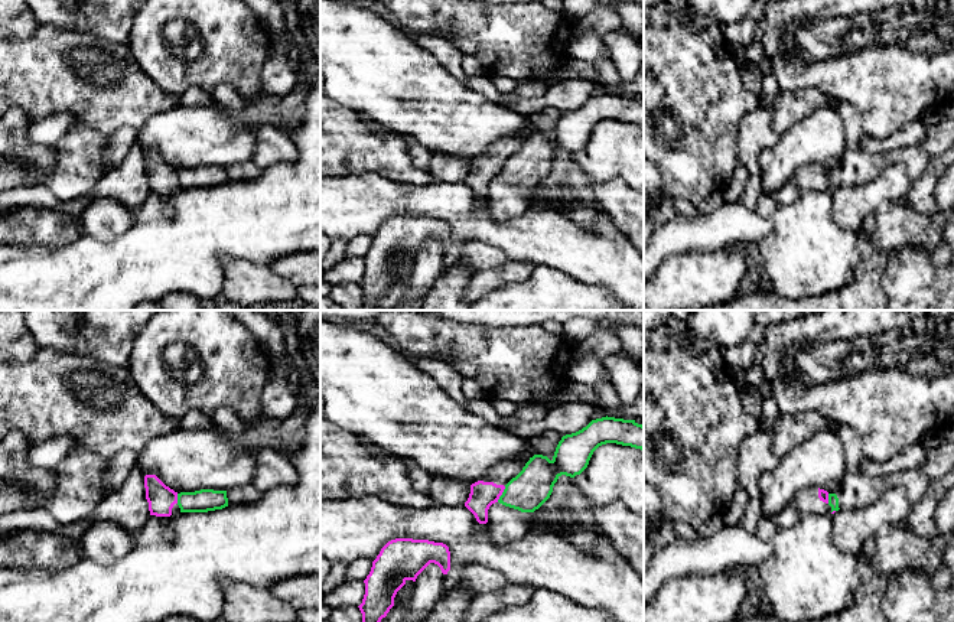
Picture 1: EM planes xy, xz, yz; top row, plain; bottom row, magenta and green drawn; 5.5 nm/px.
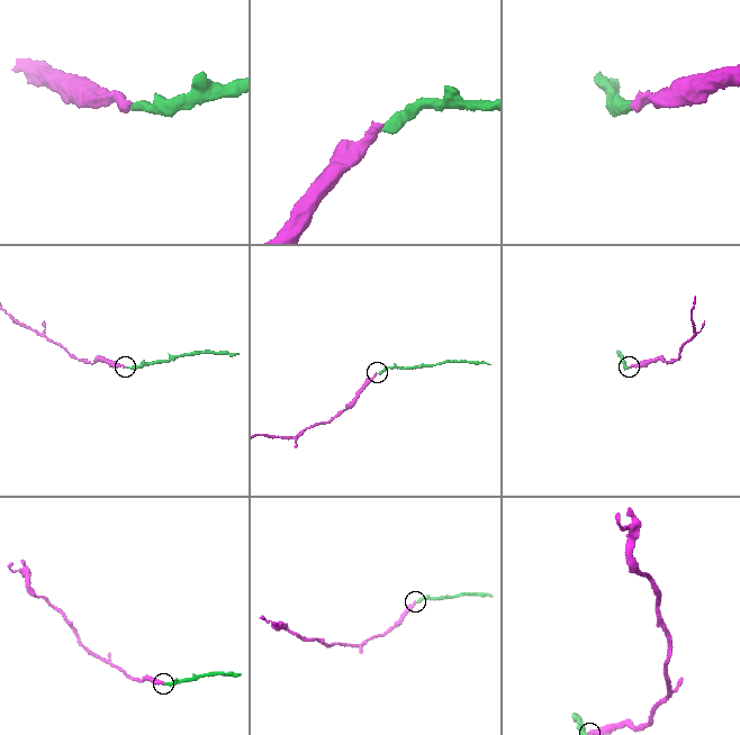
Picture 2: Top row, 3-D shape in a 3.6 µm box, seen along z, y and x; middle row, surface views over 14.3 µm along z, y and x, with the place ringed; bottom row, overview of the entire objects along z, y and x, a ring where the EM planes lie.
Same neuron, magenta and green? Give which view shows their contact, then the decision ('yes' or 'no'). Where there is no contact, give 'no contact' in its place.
contact in xz; no

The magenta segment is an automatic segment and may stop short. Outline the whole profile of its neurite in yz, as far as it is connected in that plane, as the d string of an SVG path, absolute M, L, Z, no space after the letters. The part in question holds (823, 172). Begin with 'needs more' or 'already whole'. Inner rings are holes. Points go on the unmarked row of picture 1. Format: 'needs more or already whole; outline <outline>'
needs more; outline M805 165L797 170L791 180L771 195L779 205L789 205L805 190L831 190L828 169L820 165Z

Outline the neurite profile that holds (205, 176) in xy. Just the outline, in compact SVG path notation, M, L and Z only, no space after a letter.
M201 166L178 170L180 189L208 189L228 183L227 167Z

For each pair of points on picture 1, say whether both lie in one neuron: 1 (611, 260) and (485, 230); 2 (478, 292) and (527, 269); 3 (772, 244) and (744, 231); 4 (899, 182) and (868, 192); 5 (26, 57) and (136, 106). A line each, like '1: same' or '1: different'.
1: same
2: same
3: different
4: same
5: same

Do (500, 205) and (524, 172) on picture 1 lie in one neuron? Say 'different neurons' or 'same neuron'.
same neuron

